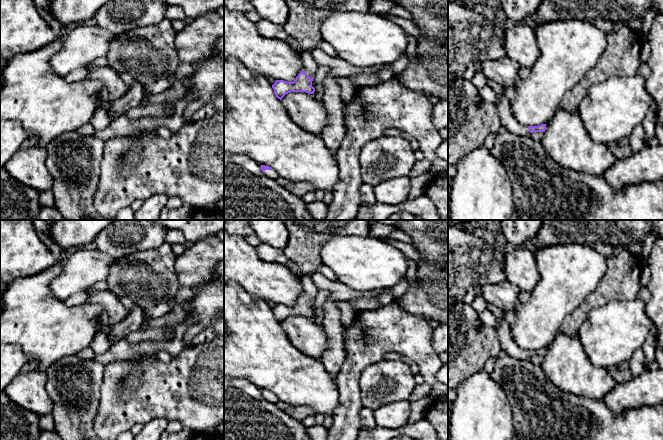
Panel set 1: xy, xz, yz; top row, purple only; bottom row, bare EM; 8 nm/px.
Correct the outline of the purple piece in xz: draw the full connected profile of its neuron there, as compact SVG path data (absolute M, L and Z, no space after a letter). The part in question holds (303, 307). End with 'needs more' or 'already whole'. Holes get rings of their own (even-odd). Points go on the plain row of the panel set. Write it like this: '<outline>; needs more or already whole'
M311 275L302 279L303 294L298 298L293 306L276 304L272 309L276 321L280 324L290 316L306 316L314 318L315 312L312 310L314 299L317 295L318 288L314 284Z; needs more

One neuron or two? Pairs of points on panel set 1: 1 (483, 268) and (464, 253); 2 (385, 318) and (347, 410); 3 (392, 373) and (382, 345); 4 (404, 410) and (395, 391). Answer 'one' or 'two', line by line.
1: one
2: one
3: two
4: two

